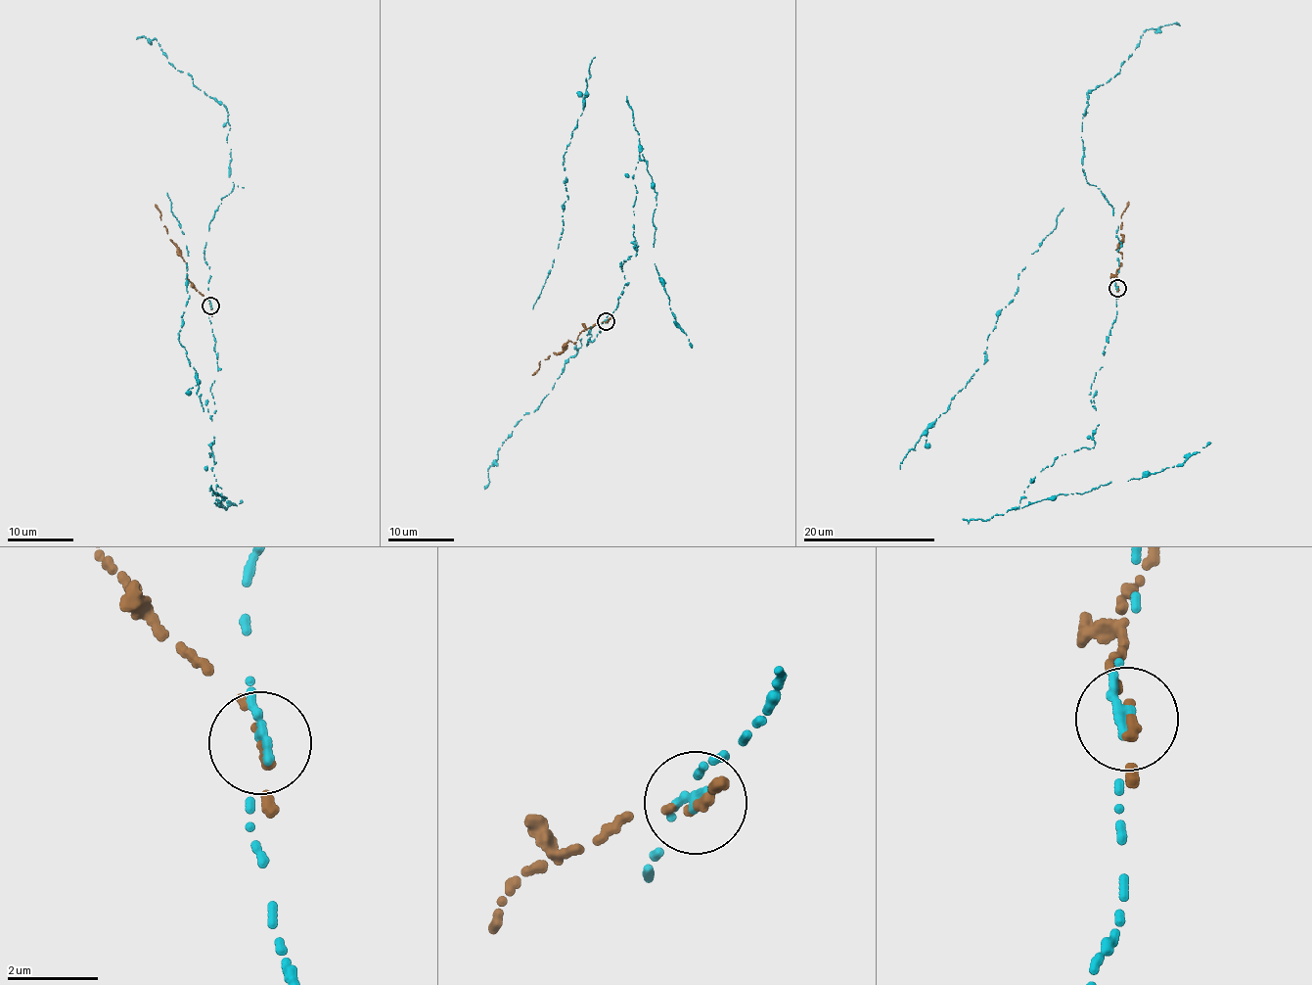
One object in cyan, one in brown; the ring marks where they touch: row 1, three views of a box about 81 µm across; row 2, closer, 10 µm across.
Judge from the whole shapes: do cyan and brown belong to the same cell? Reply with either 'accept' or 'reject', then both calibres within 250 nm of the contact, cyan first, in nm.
reject; calibres 240 and 170 nm

